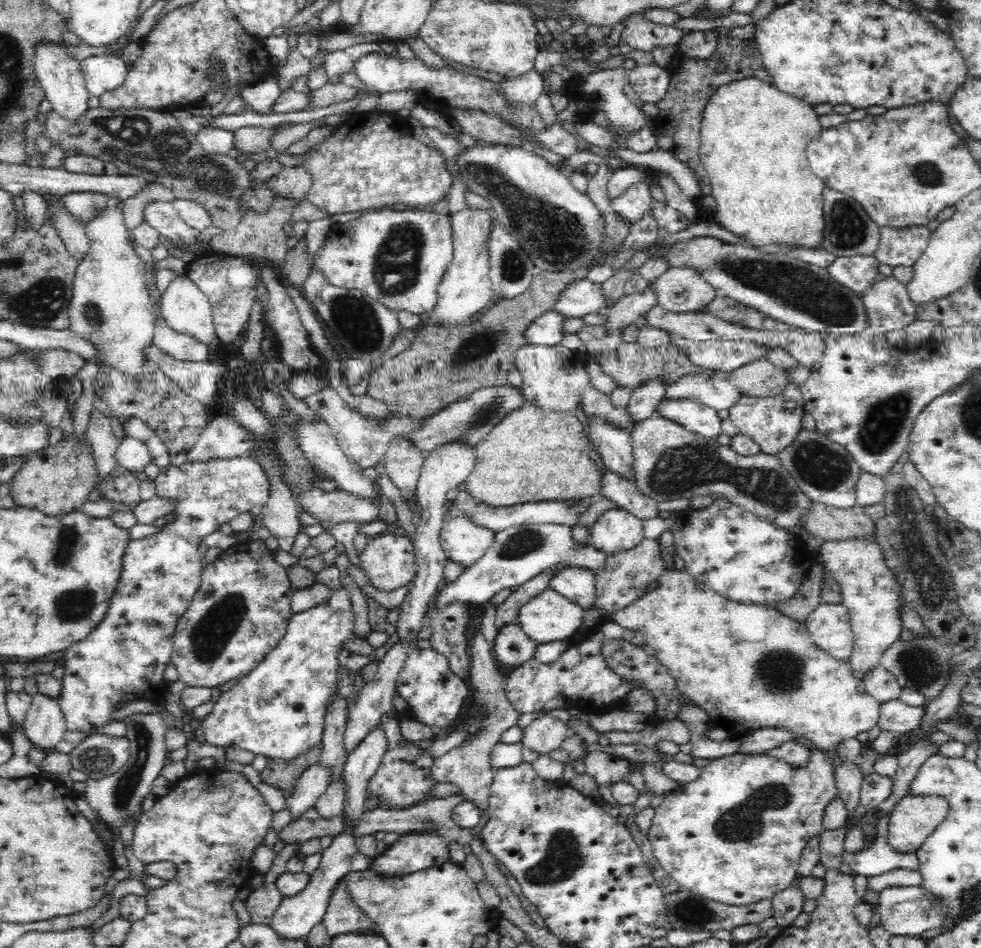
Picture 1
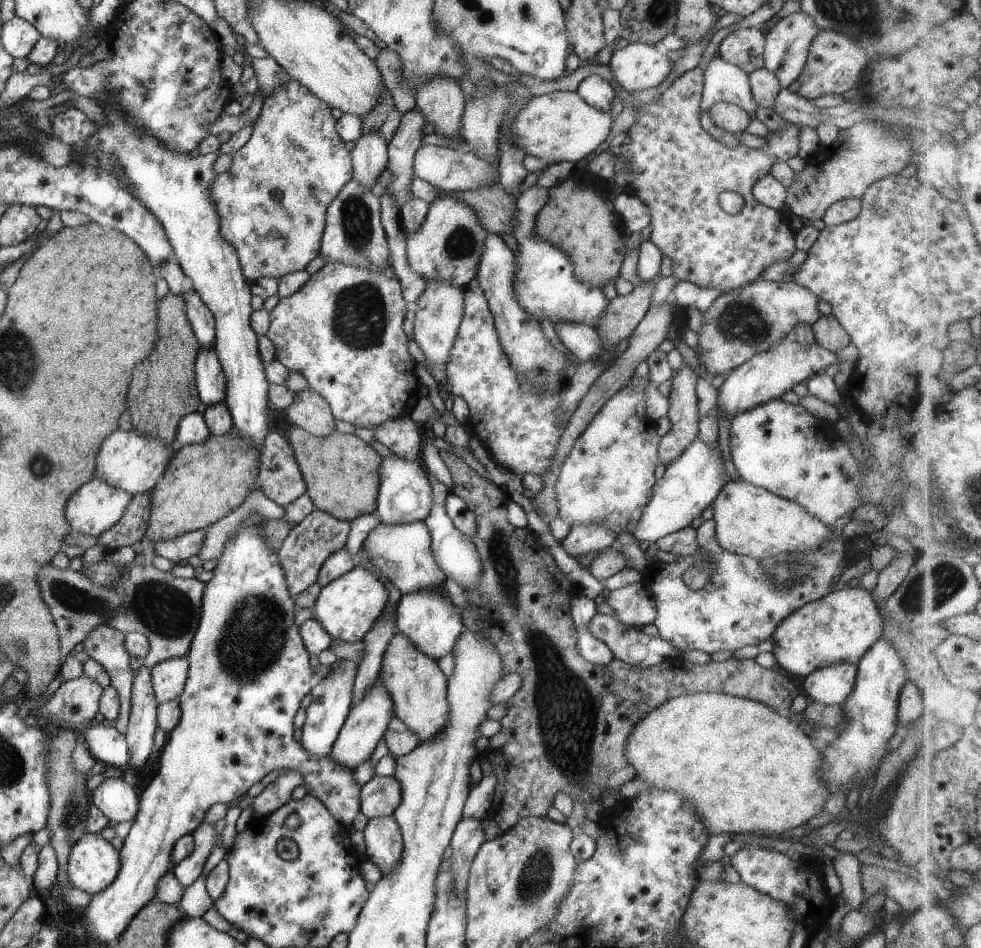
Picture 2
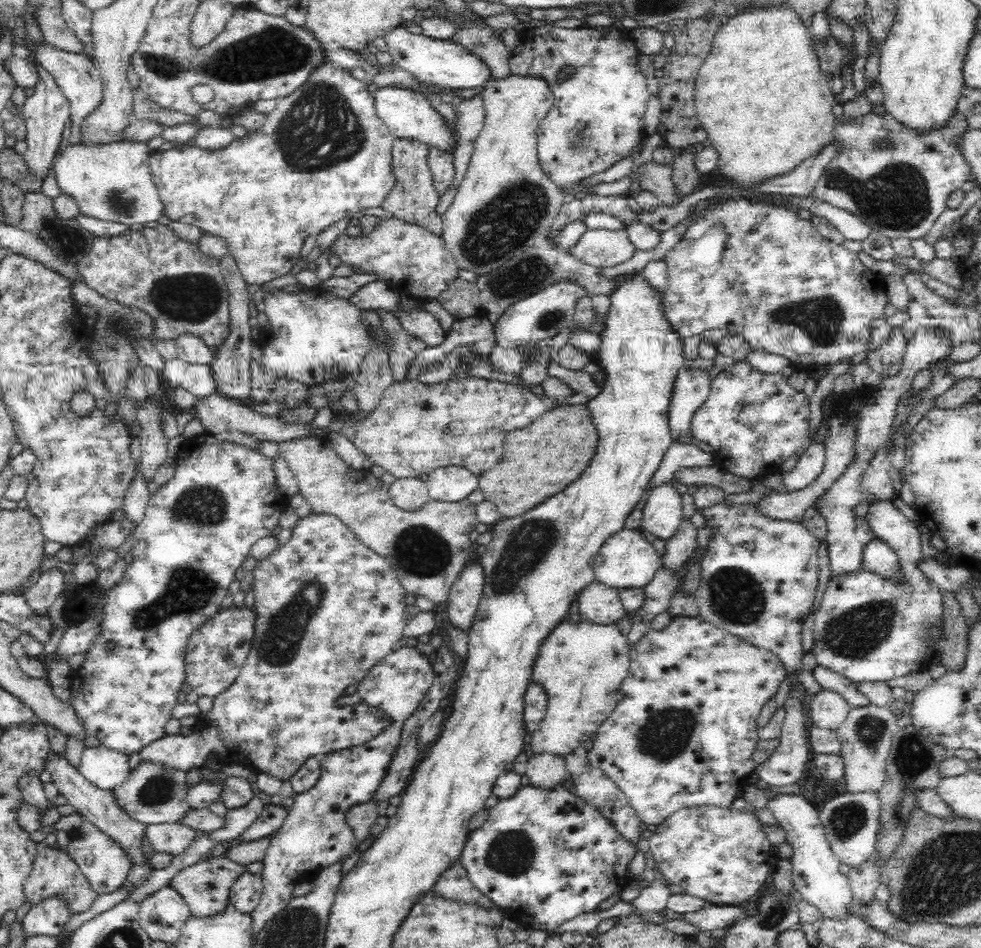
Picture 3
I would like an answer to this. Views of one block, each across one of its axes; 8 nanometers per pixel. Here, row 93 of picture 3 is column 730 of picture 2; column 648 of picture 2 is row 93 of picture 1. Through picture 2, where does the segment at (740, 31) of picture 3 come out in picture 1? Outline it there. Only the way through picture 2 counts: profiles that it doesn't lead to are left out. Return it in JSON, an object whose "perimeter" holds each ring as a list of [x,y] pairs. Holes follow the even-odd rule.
{"perimeter":[[[753,76],[742,78],[742,80],[732,80],[732,82],[728,82],[728,84],[720,84],[720,86],[710,94],[710,98],[708,98],[706,104],[704,104],[699,132],[701,138],[699,153],[701,163],[708,173],[712,197],[716,199],[716,204],[718,204],[718,212],[715,213],[715,220],[719,226],[728,232],[742,237],[742,239],[747,242],[747,245],[751,247],[790,245],[790,247],[800,246],[814,248],[819,246],[822,241],[825,226],[825,220],[823,219],[823,190],[826,186],[824,181],[820,180],[810,168],[805,153],[808,142],[810,142],[814,136],[818,136],[818,133],[823,129],[818,120],[818,113],[816,113],[814,109],[815,107],[806,101],[778,90],[778,87],[773,83],[754,78]]]}

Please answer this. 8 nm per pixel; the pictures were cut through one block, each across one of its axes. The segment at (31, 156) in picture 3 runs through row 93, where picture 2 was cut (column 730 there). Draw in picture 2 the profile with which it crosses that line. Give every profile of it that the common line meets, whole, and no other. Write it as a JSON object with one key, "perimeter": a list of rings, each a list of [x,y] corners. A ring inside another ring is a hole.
{"perimeter":[[[756,27],[738,28],[721,40],[715,54],[745,74],[763,68],[764,34]]]}

